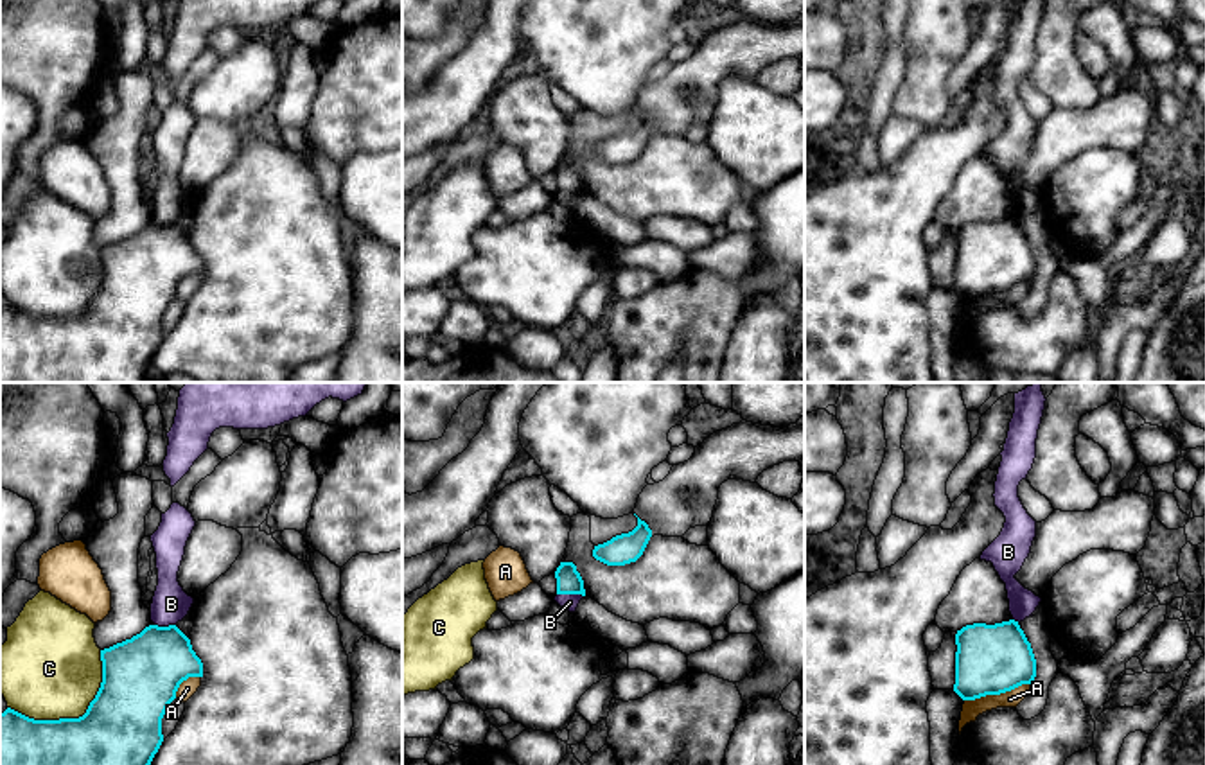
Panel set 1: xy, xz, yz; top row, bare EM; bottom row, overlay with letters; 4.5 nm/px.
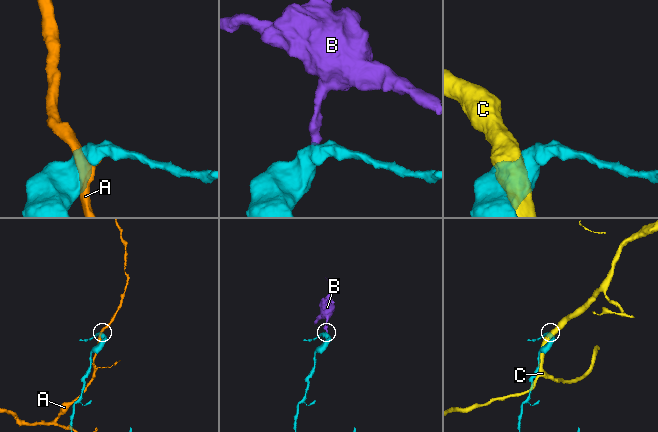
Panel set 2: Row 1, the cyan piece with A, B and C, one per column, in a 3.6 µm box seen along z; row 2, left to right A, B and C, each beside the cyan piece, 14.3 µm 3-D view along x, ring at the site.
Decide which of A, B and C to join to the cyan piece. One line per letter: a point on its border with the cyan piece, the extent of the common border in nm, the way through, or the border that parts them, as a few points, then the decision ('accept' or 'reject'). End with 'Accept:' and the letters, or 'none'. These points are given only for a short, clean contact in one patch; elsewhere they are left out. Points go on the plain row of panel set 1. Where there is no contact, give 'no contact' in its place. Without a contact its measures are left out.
A: contact yz (997, 291); length 300 nm; reject
B: contact xz (570, 191); length 120 nm; border xz (557, 191), (579, 191), (582, 194); reject
C: contact xy (76, 316); length 500 nm; reject
Accept: none

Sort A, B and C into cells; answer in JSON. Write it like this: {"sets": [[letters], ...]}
{"sets": [["A"], ["B"], ["C"]]}

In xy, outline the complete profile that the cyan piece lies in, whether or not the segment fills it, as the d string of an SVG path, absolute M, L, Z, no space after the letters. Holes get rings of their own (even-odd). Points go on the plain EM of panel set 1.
M149 223L140 232L101 248L102 280L79 316L34 318L11 305L0 311L0 382L145 382L145 370L163 332L162 316L189 275L203 275L203 260L176 224Z

